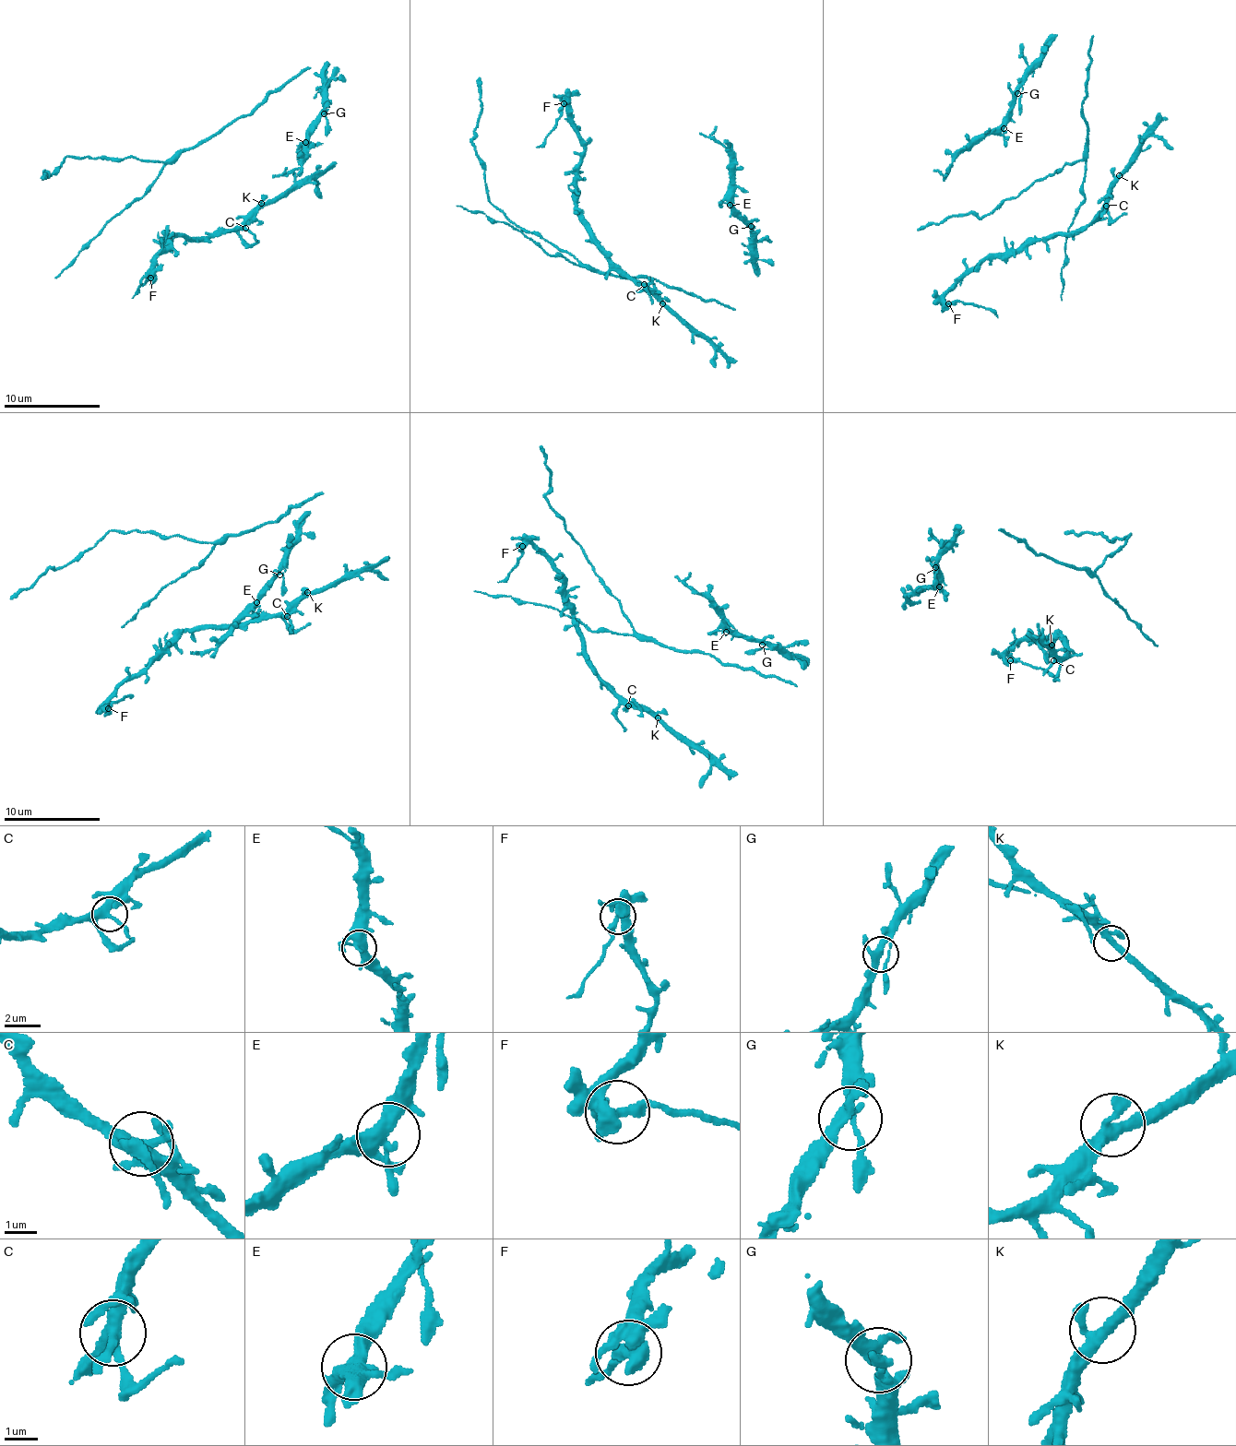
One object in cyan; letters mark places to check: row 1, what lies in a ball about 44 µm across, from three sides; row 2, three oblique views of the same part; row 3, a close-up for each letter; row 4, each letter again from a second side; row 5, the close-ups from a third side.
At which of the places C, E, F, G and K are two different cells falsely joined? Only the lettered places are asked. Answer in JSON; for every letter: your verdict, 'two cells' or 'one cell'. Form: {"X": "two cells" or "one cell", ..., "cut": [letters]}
{"C": "one cell", "E": "one cell", "F": "two cells", "G": "one cell", "K": "one cell", "cut": ["F"]}

